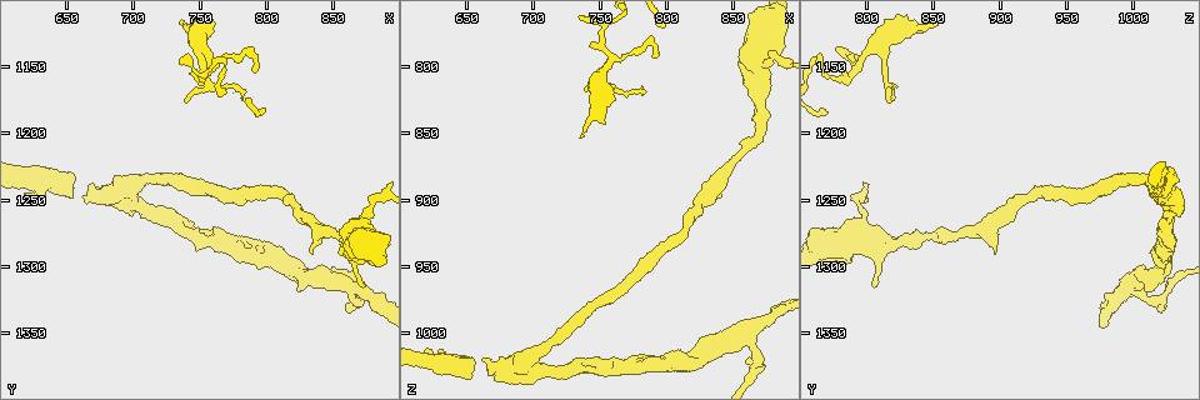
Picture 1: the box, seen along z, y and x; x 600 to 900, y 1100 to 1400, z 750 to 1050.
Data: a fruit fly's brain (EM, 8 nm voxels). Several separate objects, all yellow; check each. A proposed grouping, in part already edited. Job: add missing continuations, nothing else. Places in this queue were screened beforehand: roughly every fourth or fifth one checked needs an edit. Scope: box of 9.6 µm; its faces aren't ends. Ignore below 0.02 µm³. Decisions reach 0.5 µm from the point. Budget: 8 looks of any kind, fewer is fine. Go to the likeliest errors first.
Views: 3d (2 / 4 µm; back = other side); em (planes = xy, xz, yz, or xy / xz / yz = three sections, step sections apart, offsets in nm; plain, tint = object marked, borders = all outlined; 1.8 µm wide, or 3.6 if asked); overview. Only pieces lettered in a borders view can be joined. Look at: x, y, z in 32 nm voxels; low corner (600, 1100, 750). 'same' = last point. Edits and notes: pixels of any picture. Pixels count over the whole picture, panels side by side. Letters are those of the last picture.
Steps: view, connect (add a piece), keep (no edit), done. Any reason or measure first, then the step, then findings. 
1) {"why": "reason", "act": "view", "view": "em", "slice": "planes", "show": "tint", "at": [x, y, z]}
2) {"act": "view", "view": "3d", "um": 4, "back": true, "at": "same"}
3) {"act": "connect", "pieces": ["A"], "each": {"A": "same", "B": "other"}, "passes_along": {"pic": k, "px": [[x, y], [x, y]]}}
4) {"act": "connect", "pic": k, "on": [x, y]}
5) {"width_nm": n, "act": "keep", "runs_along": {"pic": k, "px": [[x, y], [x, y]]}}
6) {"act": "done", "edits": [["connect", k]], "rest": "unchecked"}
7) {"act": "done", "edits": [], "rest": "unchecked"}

{"why": "branch stops here", "act": "view", "view": "em", "slice": "planes", "show": "borders", "at": [628, 1246, 1014]}

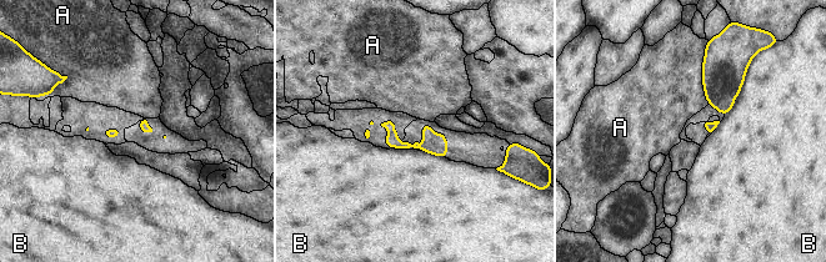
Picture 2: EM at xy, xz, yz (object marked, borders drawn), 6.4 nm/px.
{"act": "keep", "each": {"A": "other", "B": "other"}, "found": "no lettered piece goes on from it"}

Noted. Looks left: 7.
{"why": "an open end", "act": "view", "view": "3d", "um": 2, "back": true, "at": [834, 1290, 898]}

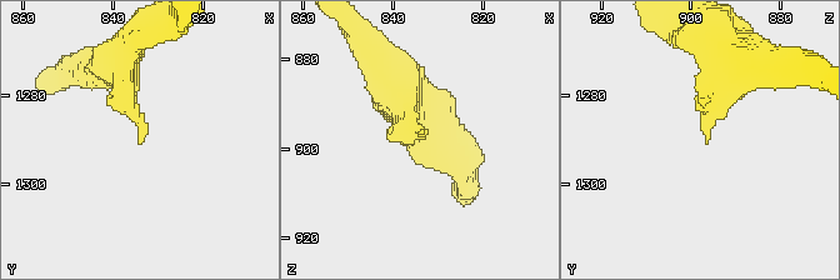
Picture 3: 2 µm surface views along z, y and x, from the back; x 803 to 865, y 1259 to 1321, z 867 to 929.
{"act": "view", "view": "em", "slice": "yz", "step": 4, "show": "borders", "at": [833, 1290, 896]}

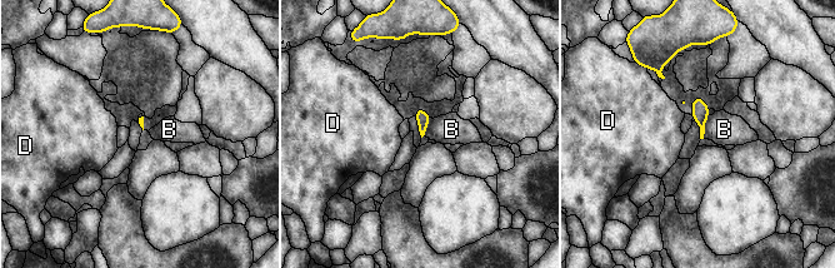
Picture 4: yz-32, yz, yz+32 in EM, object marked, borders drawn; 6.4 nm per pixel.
{"act": "keep", "each": {"B": "other", "D": "other"}, "border": {"pic": 4, "px": [[709, 115], [703, 138]]}, "found": "none of them fits"}

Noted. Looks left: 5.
{"act": "view", "view": "3d", "um": 4, "at": [754, 1156, 812]}

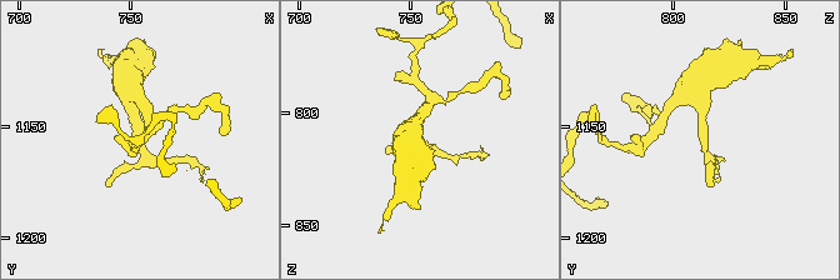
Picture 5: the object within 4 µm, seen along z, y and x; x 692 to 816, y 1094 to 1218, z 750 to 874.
{"act": "view", "view": "em", "slice": "xy", "step": 8, "show": "tint", "at": [753, 1154, 815]}

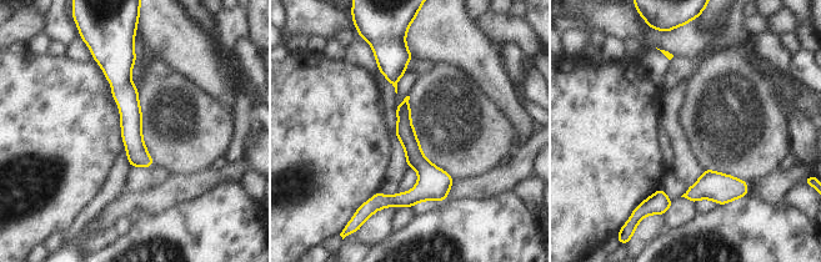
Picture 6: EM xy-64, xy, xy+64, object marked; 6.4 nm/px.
{"act": "view", "view": "em", "slice": "yz", "step": 8, "show": "borders", "at": "same"}

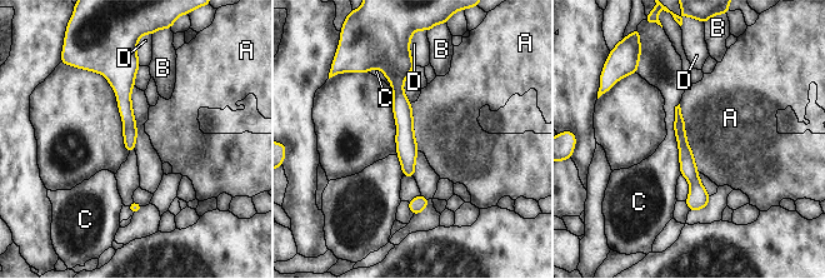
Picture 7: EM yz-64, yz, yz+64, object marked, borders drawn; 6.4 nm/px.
{"width_nm": 100, "longest_contact_nm": ["C", 460], "act": "keep", "each": {"A": "other", "B": "other", "C": "other", "D": "other"}, "found": "no lettered piece goes on from it"}

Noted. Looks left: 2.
{"act": "done", "edits": [], "rest": "unchecked"}

